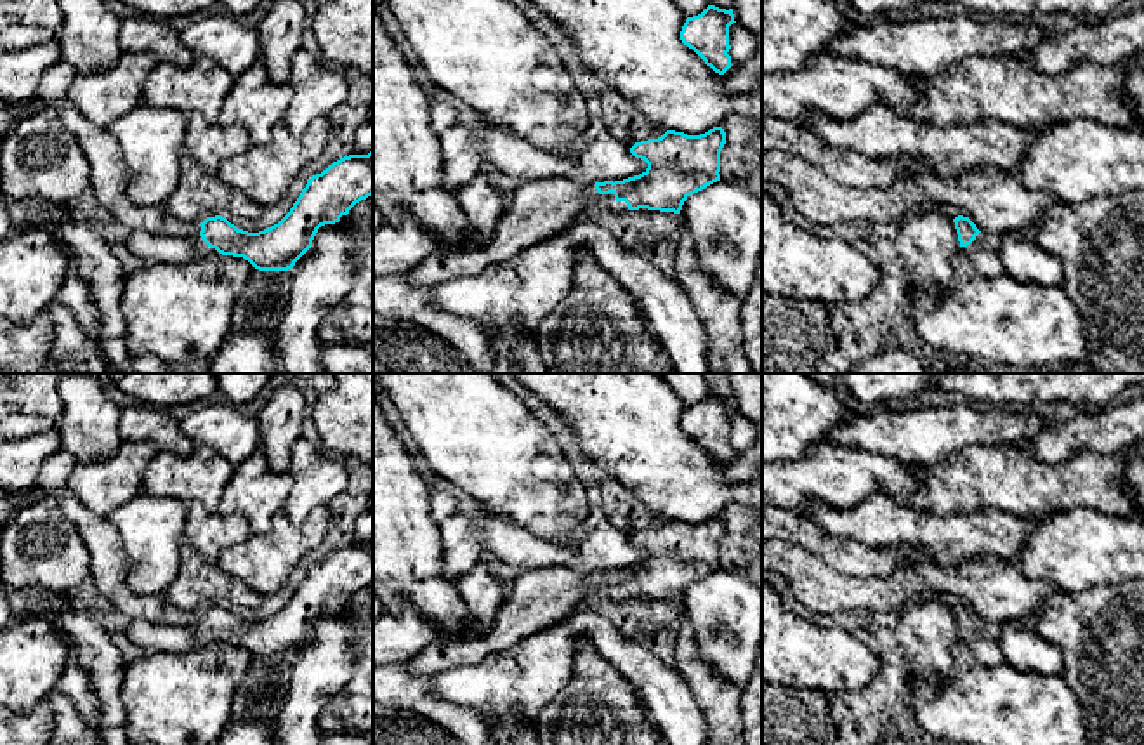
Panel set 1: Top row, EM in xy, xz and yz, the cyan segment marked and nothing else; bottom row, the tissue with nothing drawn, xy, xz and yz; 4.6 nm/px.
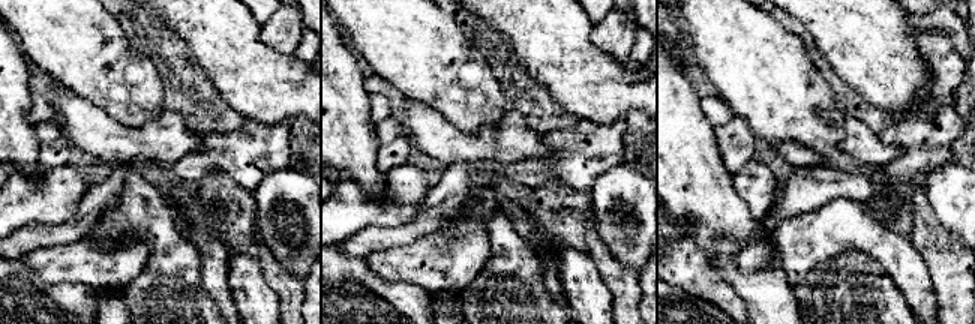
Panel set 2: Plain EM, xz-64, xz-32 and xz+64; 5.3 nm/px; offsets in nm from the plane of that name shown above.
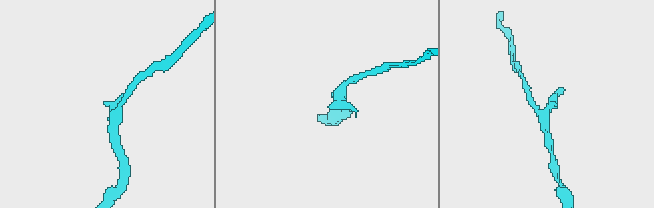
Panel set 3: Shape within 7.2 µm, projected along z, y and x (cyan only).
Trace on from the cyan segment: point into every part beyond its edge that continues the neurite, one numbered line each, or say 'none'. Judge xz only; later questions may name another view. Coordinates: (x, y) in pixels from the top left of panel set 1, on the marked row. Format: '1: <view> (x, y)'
1: xz (539, 209)

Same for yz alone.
1: yz (985, 259)

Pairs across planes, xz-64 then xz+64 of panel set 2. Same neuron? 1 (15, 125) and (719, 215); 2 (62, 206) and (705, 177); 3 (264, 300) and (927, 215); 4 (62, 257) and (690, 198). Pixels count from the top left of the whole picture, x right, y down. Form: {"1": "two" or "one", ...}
{"1": "one", "2": "two", "3": "two", "4": "two"}

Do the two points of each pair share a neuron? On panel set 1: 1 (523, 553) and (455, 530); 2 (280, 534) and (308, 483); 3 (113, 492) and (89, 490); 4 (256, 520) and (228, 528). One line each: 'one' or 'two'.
1: two
2: two
3: one
4: two

